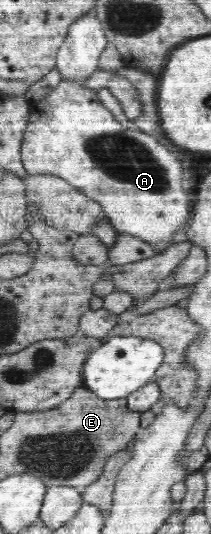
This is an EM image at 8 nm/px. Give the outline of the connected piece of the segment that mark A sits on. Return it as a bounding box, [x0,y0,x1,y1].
[20,79,191,255]

